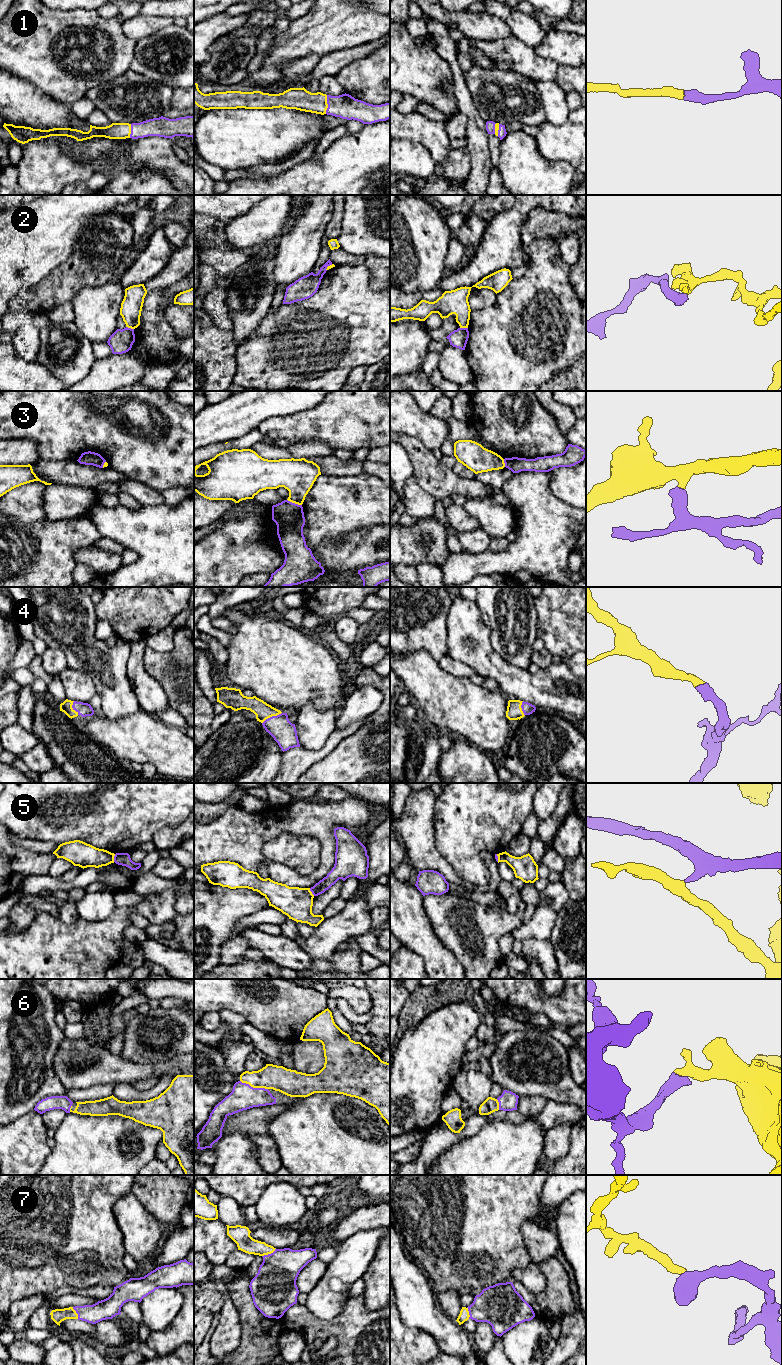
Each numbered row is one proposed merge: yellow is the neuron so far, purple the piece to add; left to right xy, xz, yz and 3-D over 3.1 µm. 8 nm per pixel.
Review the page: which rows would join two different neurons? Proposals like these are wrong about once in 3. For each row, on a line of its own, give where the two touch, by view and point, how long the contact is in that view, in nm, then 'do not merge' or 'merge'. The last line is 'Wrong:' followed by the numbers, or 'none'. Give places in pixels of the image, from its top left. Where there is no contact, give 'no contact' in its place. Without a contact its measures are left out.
1: meets yellow in xz at (327, 104); contact 150 nm long; merge
2: meets yellow in xy at (130, 327); contact 70 nm long; do not merge
3: meets yellow in xz at (294, 502); contact 130 nm long; do not merge
4: meets yellow in xz at (271, 716); contact 180 nm long; merge
5: meets yellow in xy at (113, 858); contact 70 nm long; do not merge
6: meets yellow in xz at (254, 1087); contact 240 nm long; merge
7: meets yellow in xz at (269, 1253); contact 130 nm long; merge
Wrong: 2, 3, 5

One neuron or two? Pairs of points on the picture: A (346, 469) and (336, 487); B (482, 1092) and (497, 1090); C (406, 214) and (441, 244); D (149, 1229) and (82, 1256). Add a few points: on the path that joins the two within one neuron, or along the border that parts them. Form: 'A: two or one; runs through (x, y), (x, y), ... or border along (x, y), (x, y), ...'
A: two; border along (363, 470), (358, 474), (350, 475), (321, 474)
B: two; border along (492, 1082), (489, 1096)
C: one; runs through (415, 223), (432, 237)
D: two; border along (115, 1218), (122, 1234), (122, 1242), (126, 1253)

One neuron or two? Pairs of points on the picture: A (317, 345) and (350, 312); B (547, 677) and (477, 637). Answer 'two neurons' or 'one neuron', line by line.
A: one neuron
B: one neuron

